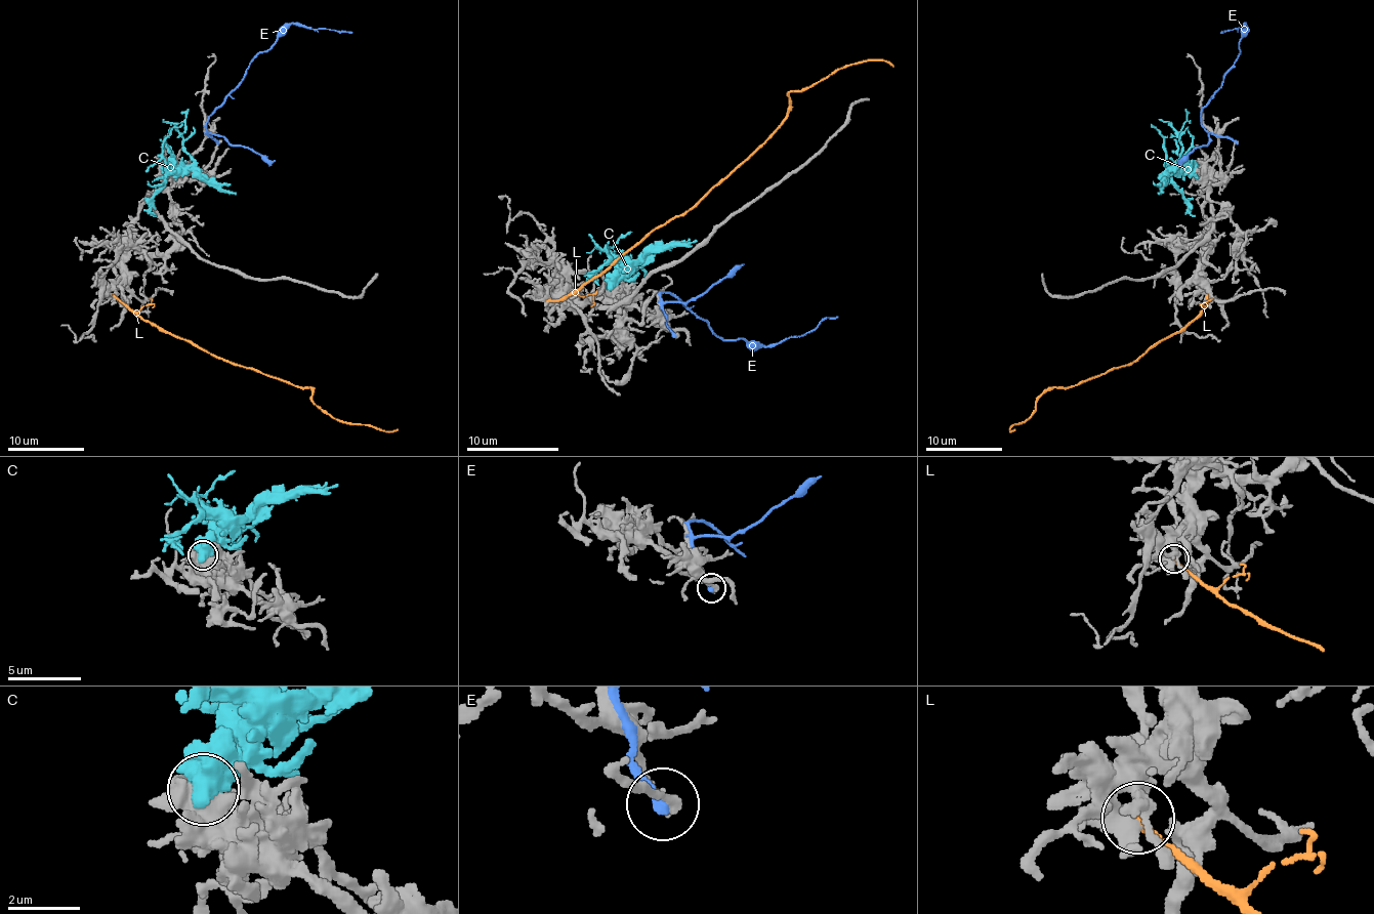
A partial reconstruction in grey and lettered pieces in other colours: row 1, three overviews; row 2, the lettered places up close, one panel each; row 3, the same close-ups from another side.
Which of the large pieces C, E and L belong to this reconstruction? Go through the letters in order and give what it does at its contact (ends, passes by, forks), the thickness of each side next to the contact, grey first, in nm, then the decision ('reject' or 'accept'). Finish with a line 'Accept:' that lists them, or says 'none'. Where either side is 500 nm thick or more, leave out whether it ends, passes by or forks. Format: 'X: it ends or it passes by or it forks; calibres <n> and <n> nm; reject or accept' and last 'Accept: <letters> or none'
C: calibres 420 and 900 nm; accept
E: it ends; calibres 240 and 280 nm; reject
L: it ends; calibres 340 and 260 nm; reject
Accept: C

